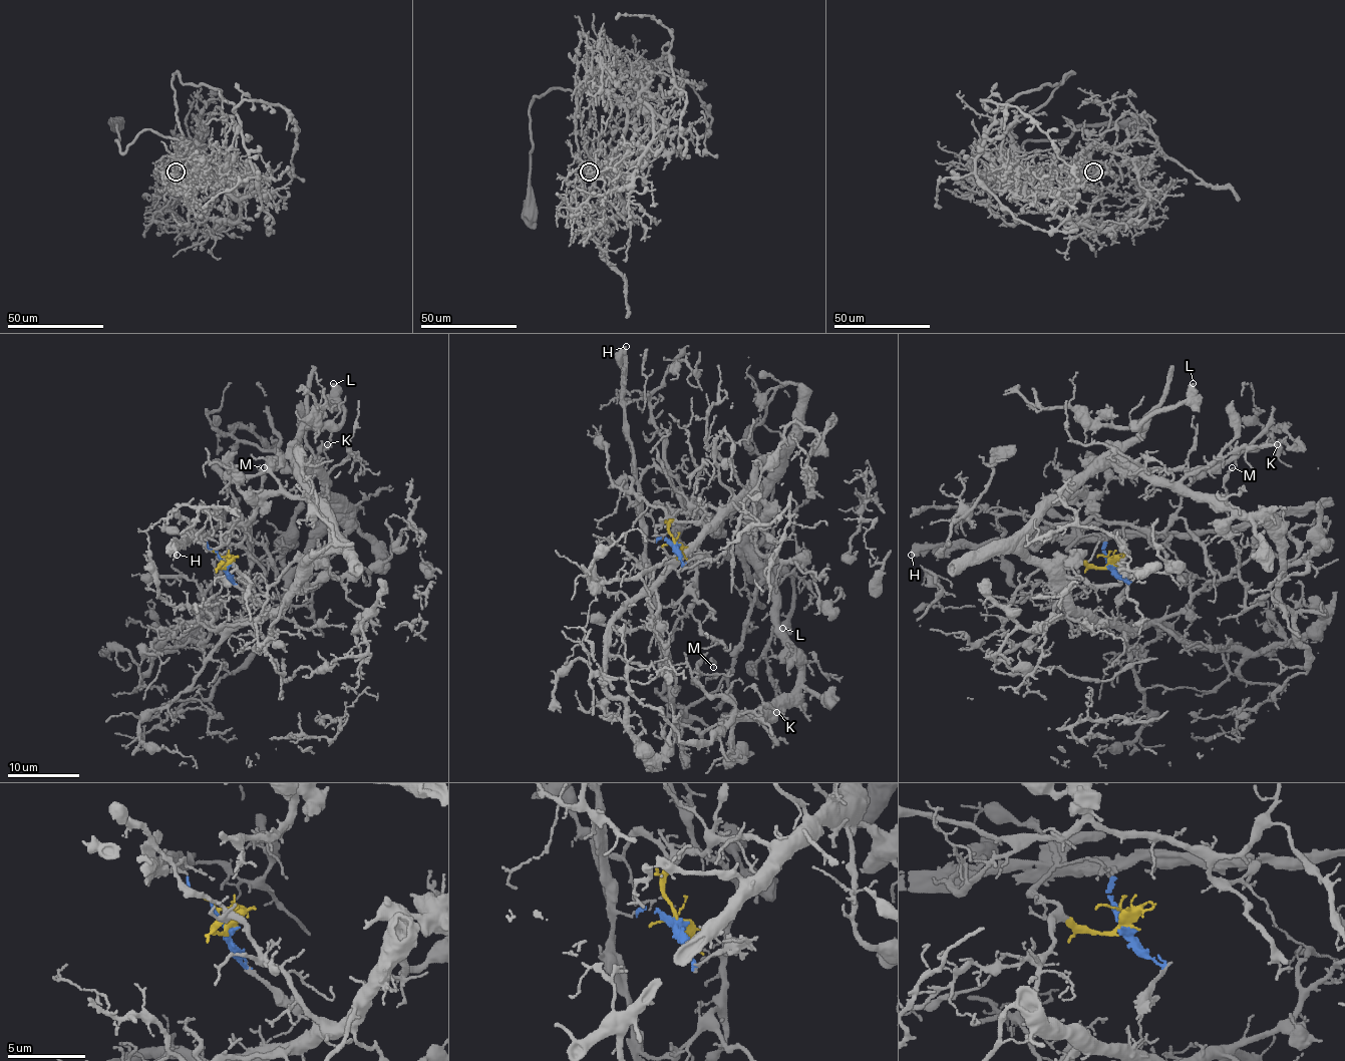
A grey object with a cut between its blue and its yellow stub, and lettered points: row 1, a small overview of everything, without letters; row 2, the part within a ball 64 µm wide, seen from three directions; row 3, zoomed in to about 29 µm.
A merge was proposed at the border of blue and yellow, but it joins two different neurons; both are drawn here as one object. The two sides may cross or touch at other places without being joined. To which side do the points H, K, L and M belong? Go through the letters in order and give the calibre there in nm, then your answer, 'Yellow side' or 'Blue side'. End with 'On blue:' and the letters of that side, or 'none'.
H: Thickness 360 nm. Blue side
K: Thickness 320 nm. Yellow side
L: Thickness 500 nm. Yellow side
M: Thickness 160 nm. Yellow side
On blue: H

